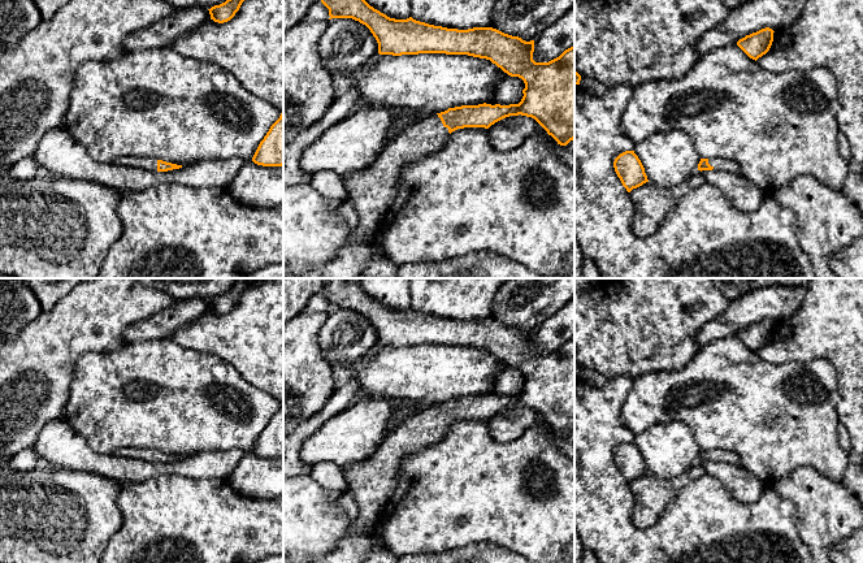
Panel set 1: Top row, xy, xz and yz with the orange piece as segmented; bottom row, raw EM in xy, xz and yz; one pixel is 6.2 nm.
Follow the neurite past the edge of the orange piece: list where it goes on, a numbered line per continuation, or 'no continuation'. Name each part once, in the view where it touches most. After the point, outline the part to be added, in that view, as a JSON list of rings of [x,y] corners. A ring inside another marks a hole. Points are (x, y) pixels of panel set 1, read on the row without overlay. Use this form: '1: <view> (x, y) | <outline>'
1: xz (372, 481) | [[[430,406],[398,425],[368,459],[343,471],[346,489],[359,507],[355,532],[361,532],[380,521],[395,490],[404,458],[439,442],[448,428],[448,420],[443,417],[438,406]]]

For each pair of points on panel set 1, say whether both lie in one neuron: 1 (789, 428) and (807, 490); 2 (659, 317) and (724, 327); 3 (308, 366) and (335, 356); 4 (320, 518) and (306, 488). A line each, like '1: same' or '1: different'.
1: different
2: different
3: different
4: same

